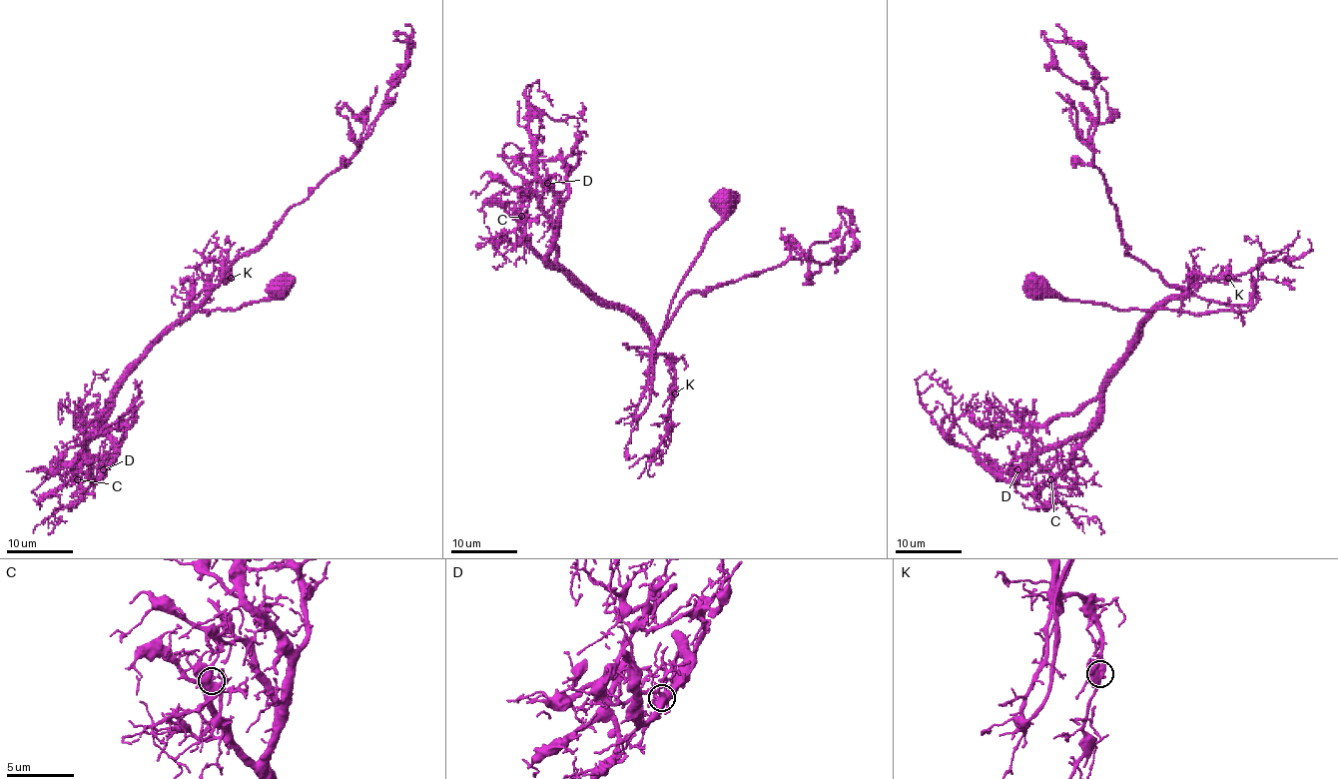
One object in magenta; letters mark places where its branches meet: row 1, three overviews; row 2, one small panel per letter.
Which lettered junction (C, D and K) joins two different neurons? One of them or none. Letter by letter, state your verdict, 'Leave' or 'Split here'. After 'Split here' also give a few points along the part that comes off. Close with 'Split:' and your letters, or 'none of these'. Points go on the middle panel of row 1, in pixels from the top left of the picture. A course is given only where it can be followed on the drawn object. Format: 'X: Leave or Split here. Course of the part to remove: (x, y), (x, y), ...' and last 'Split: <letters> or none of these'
C: Leave
D: Leave
K: Leave
Split: none of these

